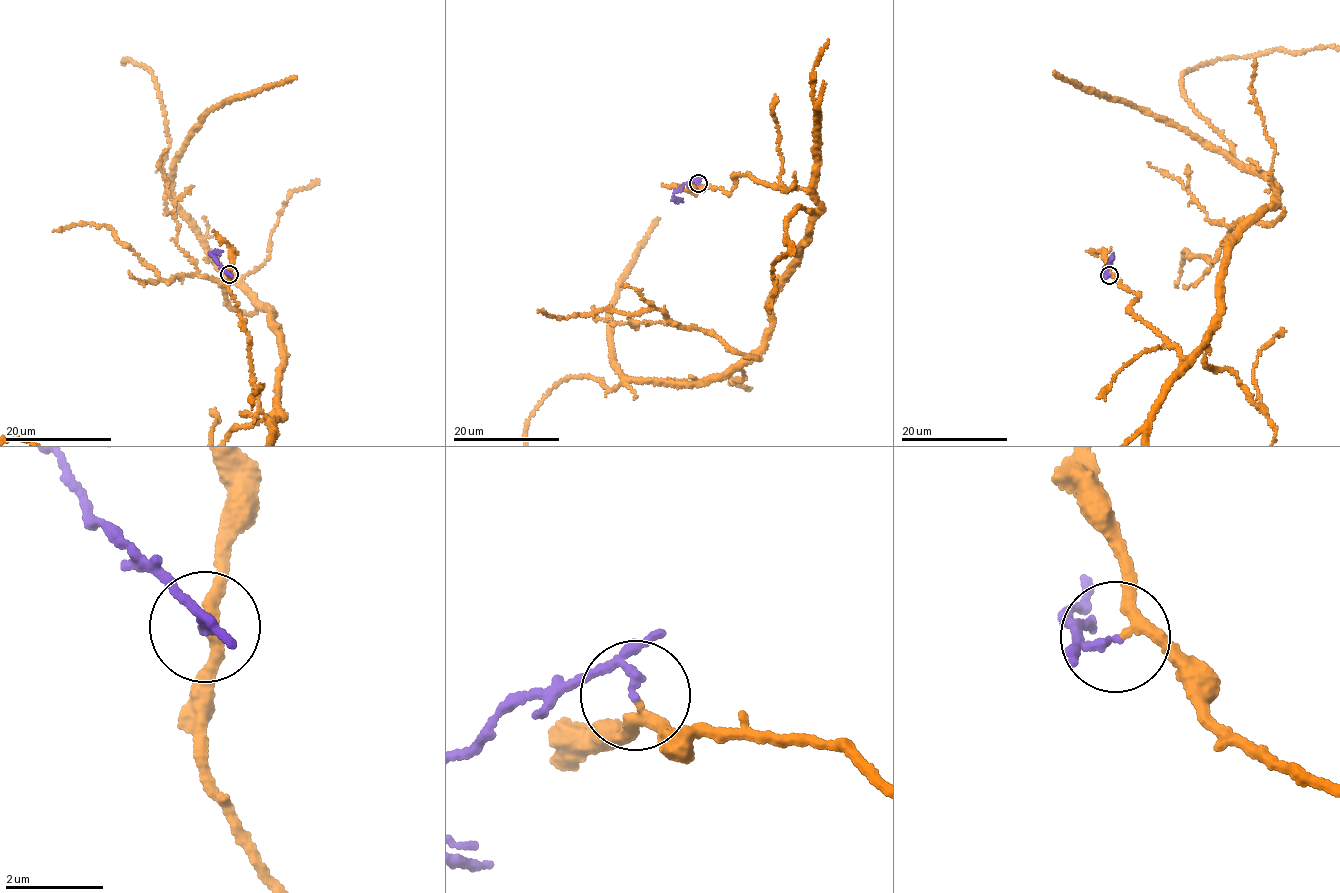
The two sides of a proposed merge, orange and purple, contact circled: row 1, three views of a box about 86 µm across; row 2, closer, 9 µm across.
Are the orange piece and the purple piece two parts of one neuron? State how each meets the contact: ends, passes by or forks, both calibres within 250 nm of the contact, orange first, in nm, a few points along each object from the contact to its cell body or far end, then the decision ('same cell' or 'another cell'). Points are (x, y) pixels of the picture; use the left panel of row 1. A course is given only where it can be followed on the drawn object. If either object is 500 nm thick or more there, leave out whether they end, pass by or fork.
orange passes by; purple passes by; calibres 220 and 120 nm; course purple (229, 275), (212, 255), (213, 251), (221, 252); another cell

